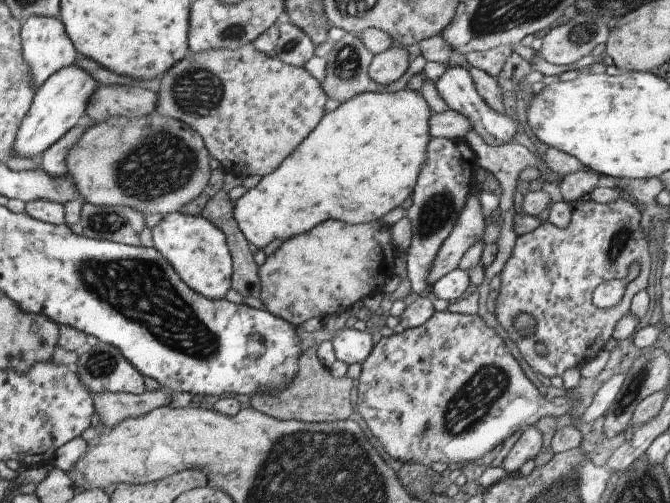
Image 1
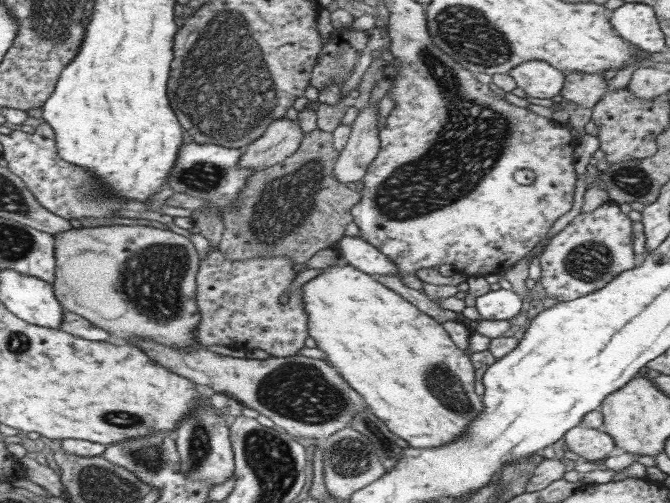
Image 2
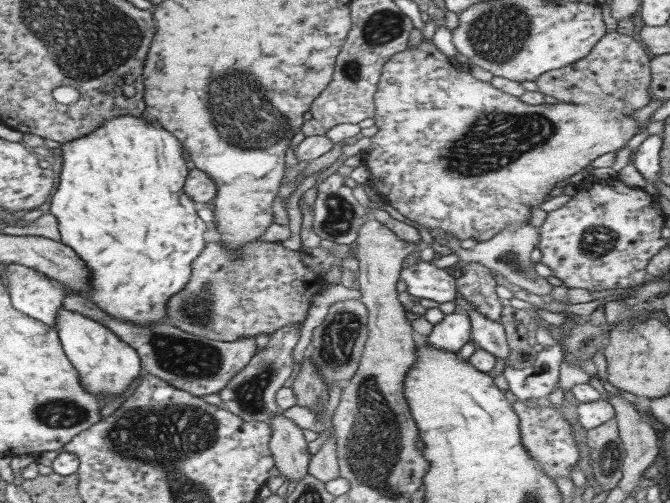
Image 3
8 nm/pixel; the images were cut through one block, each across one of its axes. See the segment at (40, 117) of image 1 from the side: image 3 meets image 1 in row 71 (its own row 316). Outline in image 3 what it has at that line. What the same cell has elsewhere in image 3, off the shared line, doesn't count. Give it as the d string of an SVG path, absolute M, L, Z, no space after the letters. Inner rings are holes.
M62 308L55 329L66 357L82 380L82 388L86 388L86 392L94 396L102 396L105 402L122 396L136 382L136 378L145 372L139 354L134 348L119 340L118 336L107 327L89 317Z

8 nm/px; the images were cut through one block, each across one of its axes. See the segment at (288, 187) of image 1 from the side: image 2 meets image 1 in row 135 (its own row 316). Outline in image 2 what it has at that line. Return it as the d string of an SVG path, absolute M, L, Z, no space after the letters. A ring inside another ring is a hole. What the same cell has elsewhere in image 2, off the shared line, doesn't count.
M343 260L339 264L323 268L318 276L302 286L302 293L304 293L305 310L309 317L309 334L316 341L316 347L326 352L328 364L337 370L350 388L362 396L367 408L384 422L390 432L404 439L412 448L440 448L465 436L470 424L478 416L478 412L482 412L482 396L475 391L475 369L471 356L466 354L466 350L456 347L442 325L434 321L428 314L417 310L397 292L376 281L373 275L366 274Z

